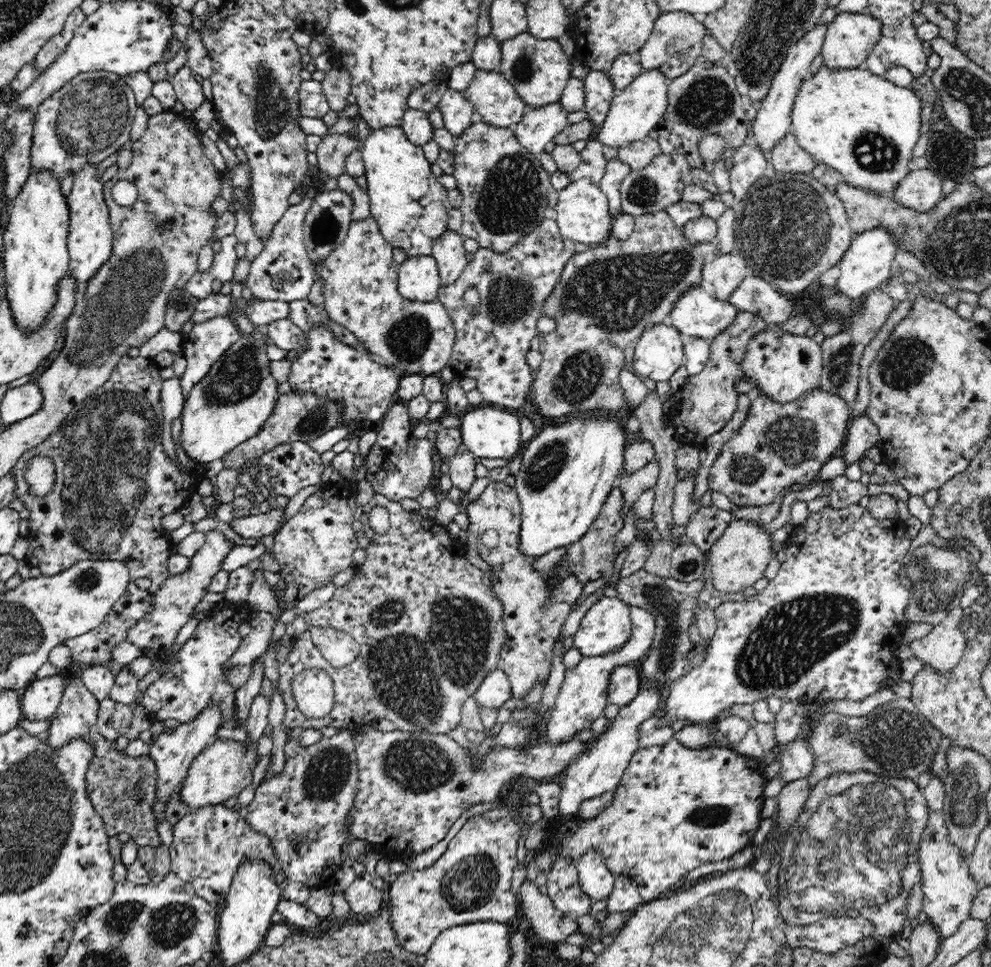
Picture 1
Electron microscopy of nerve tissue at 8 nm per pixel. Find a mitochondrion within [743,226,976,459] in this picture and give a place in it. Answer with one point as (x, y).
(908, 362)

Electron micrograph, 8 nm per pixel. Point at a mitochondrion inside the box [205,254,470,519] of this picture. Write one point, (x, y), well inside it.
(408, 339)

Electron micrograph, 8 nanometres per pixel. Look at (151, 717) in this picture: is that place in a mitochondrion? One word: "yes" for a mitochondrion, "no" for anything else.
no

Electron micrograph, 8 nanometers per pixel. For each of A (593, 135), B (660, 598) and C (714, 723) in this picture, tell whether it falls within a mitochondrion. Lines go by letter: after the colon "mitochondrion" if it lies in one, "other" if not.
A: other
B: mitochondrion
C: other

